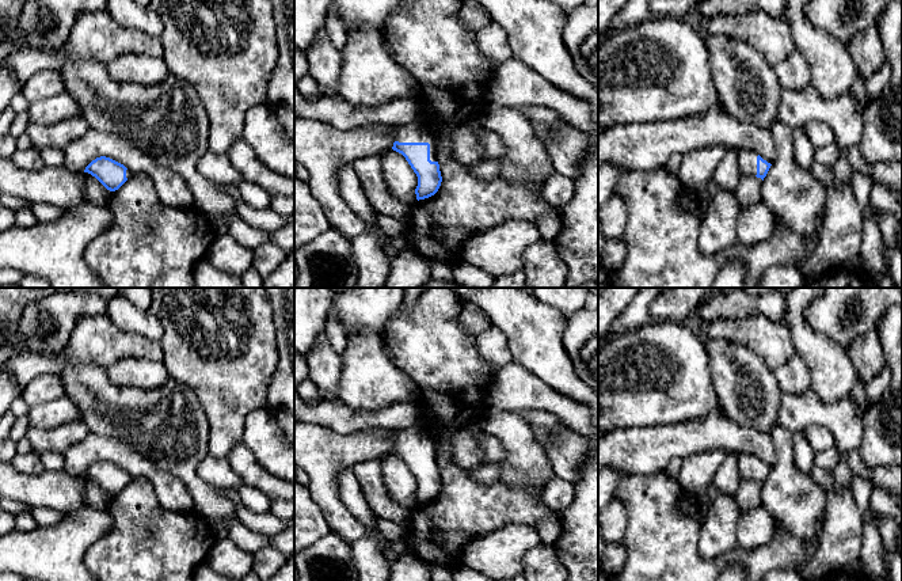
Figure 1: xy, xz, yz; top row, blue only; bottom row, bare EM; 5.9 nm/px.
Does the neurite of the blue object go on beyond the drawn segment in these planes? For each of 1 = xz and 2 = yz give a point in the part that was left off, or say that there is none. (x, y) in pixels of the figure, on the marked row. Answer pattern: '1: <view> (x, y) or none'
1: xz (415, 132)
2: yz (746, 159)

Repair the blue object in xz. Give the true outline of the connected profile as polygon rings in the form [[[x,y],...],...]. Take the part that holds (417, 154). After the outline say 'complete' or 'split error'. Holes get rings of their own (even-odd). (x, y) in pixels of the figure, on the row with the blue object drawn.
[[[419,119],[399,128],[393,151],[401,153],[418,176],[416,200],[434,195],[442,182],[433,137]]]; split error

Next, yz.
[[[738,149],[737,159],[738,168],[742,175],[757,176],[761,178],[762,181],[772,166],[770,163],[764,160],[760,155],[757,155],[754,151],[749,149]]]; split error

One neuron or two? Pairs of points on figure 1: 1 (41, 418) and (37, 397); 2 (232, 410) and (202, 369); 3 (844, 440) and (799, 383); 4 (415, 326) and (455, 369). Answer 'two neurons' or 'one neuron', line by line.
1: two neurons
2: one neuron
3: two neurons
4: one neuron

